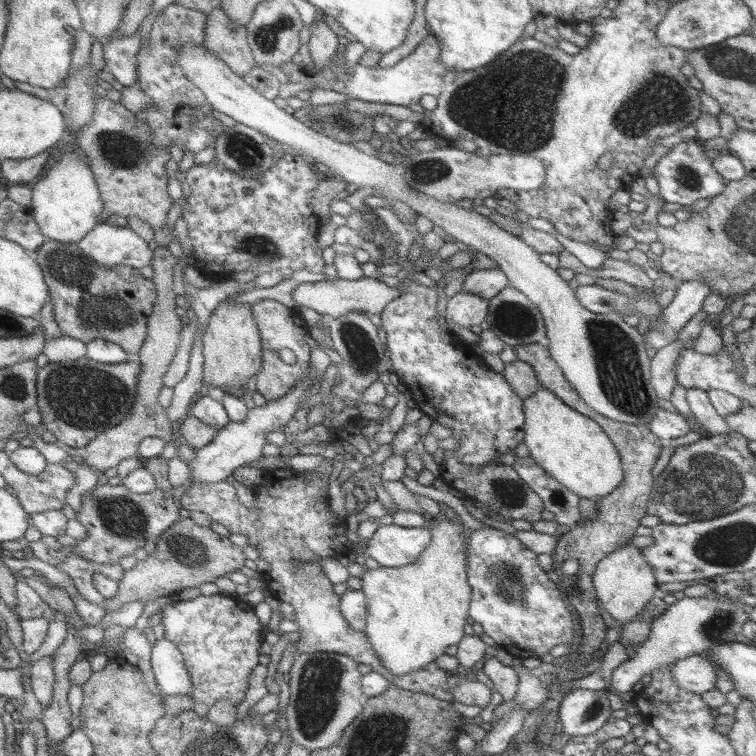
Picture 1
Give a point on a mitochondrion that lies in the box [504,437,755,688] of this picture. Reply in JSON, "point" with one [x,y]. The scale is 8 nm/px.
{"point":[708,479]}

